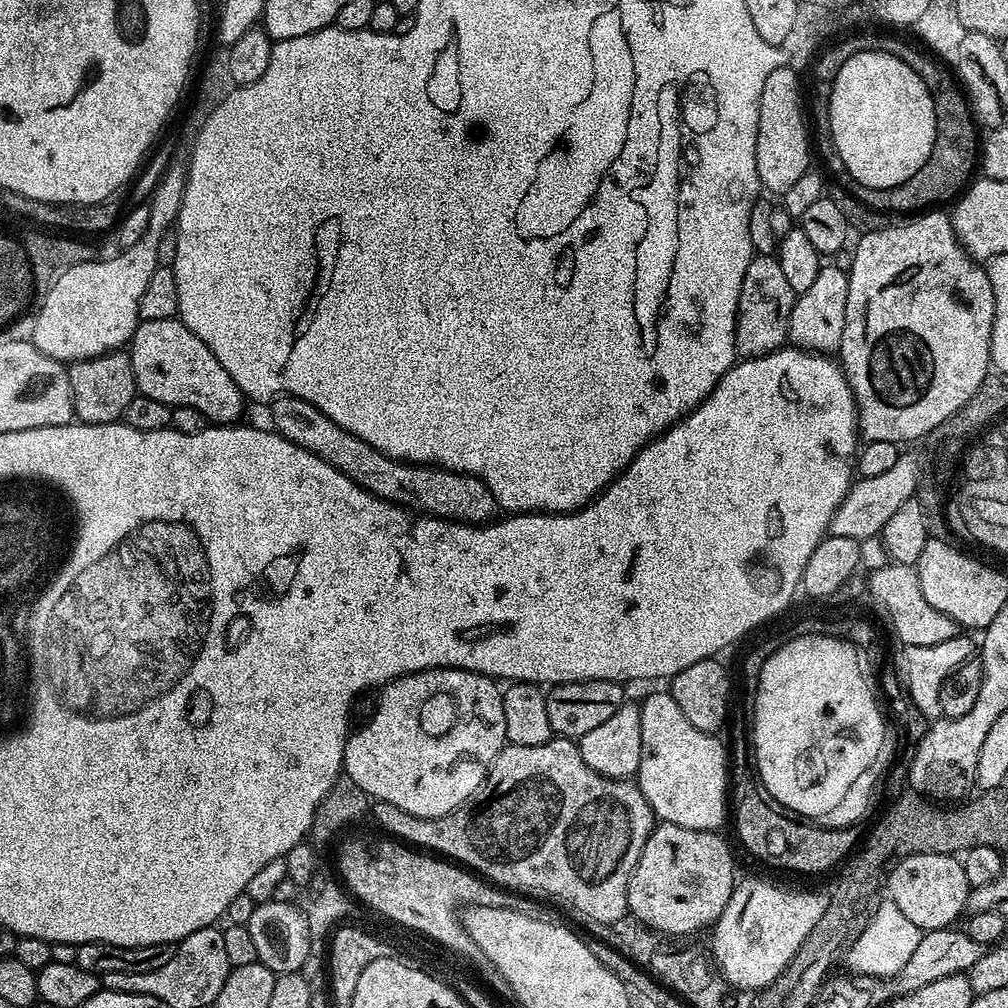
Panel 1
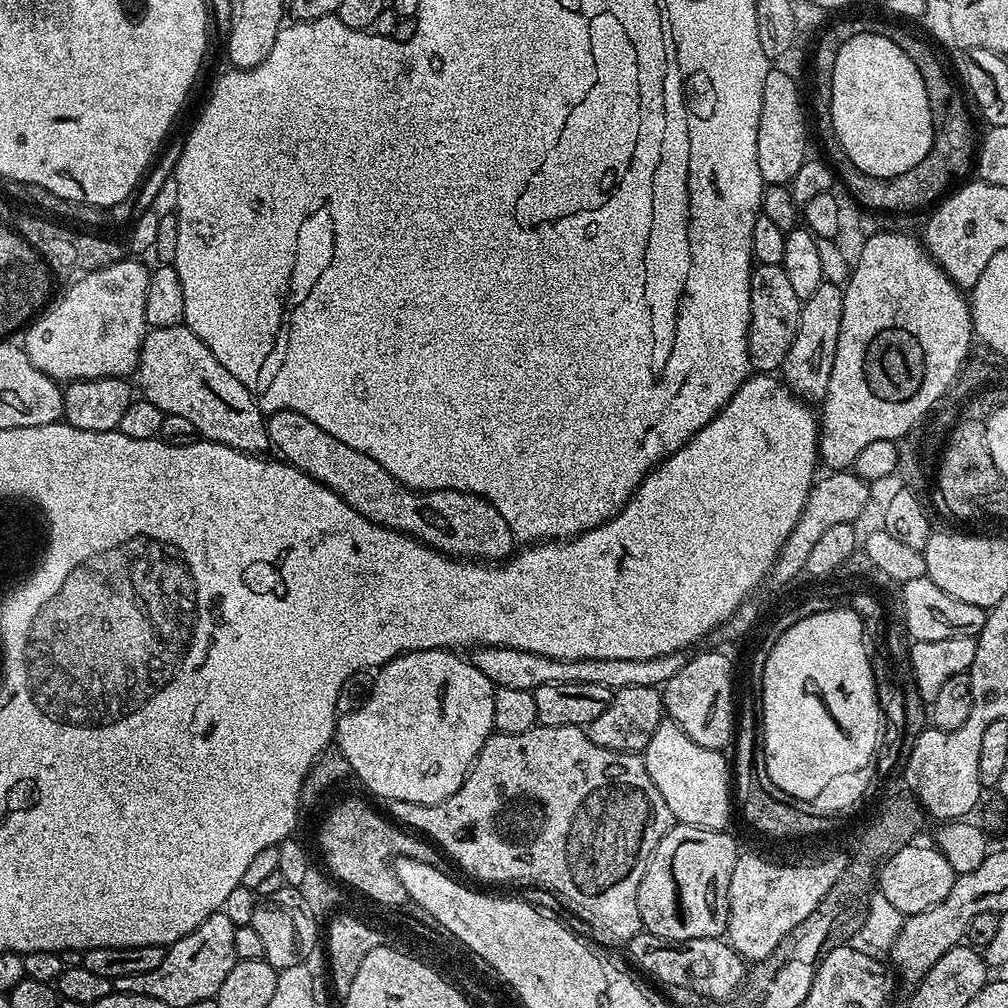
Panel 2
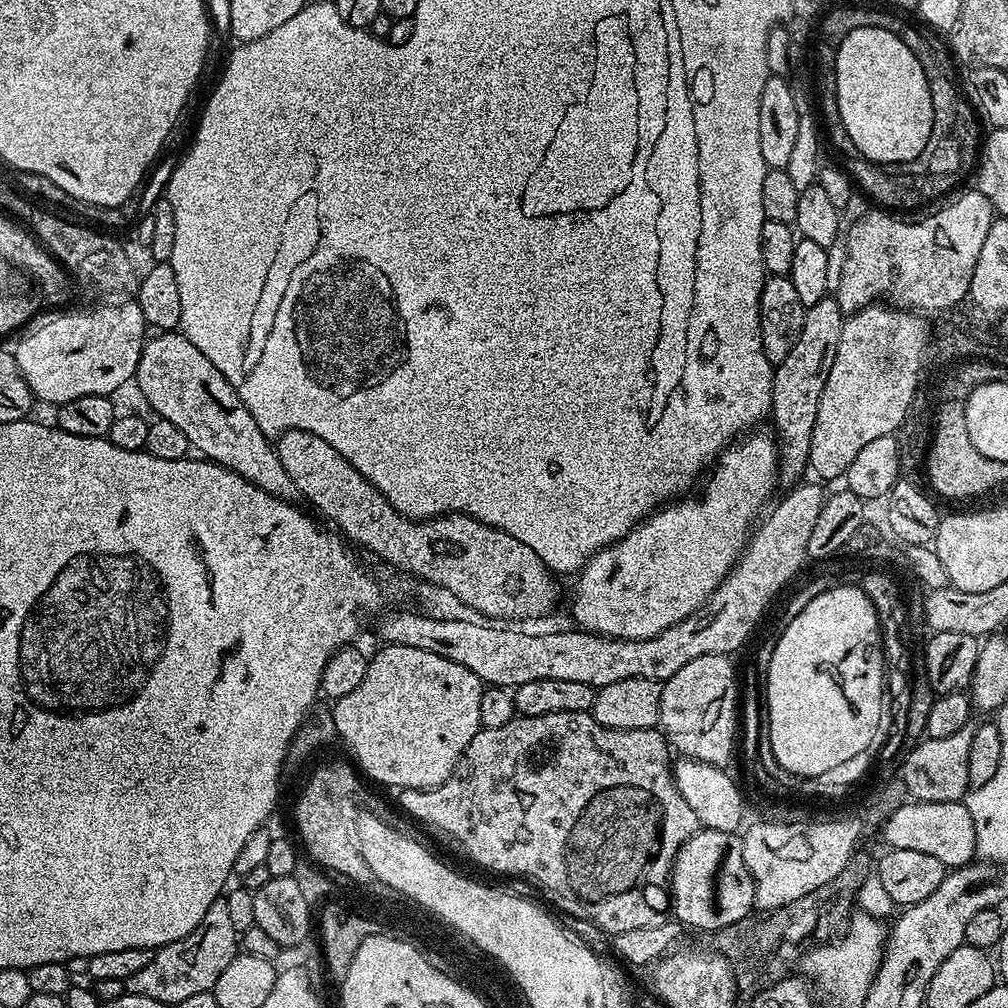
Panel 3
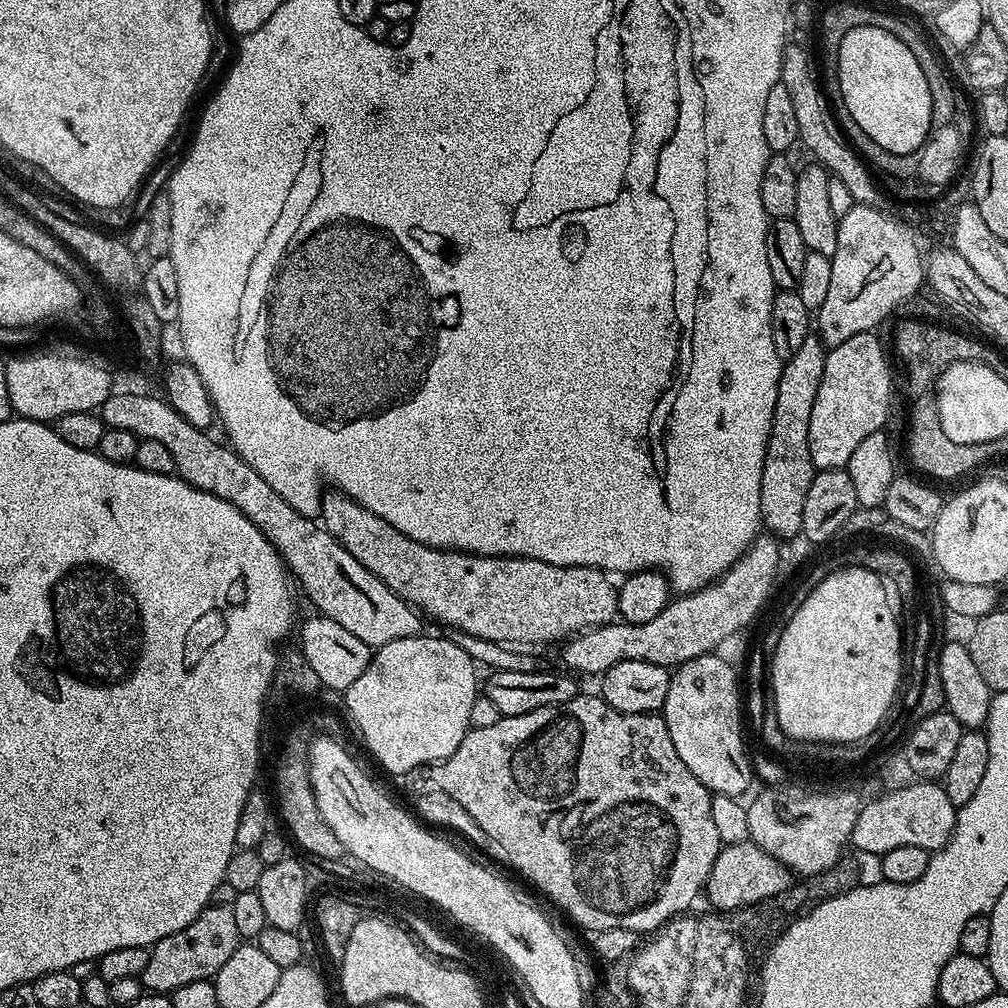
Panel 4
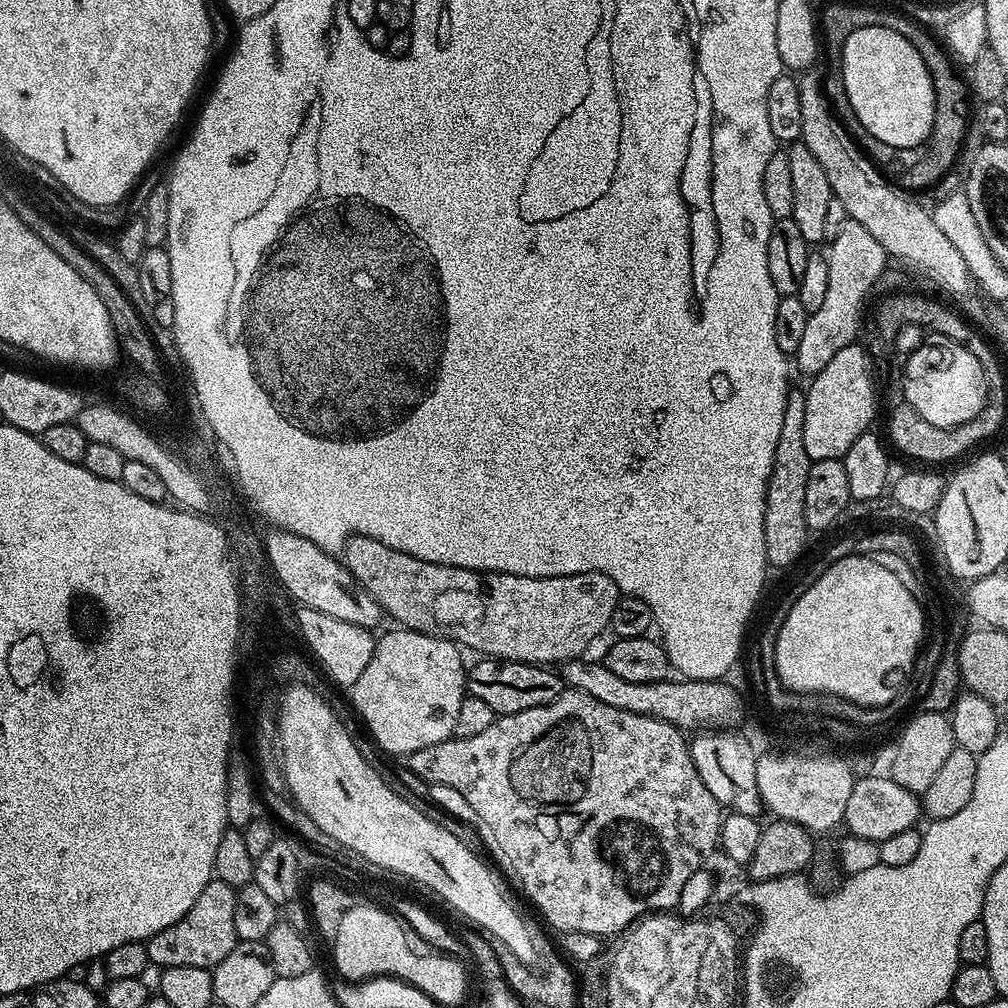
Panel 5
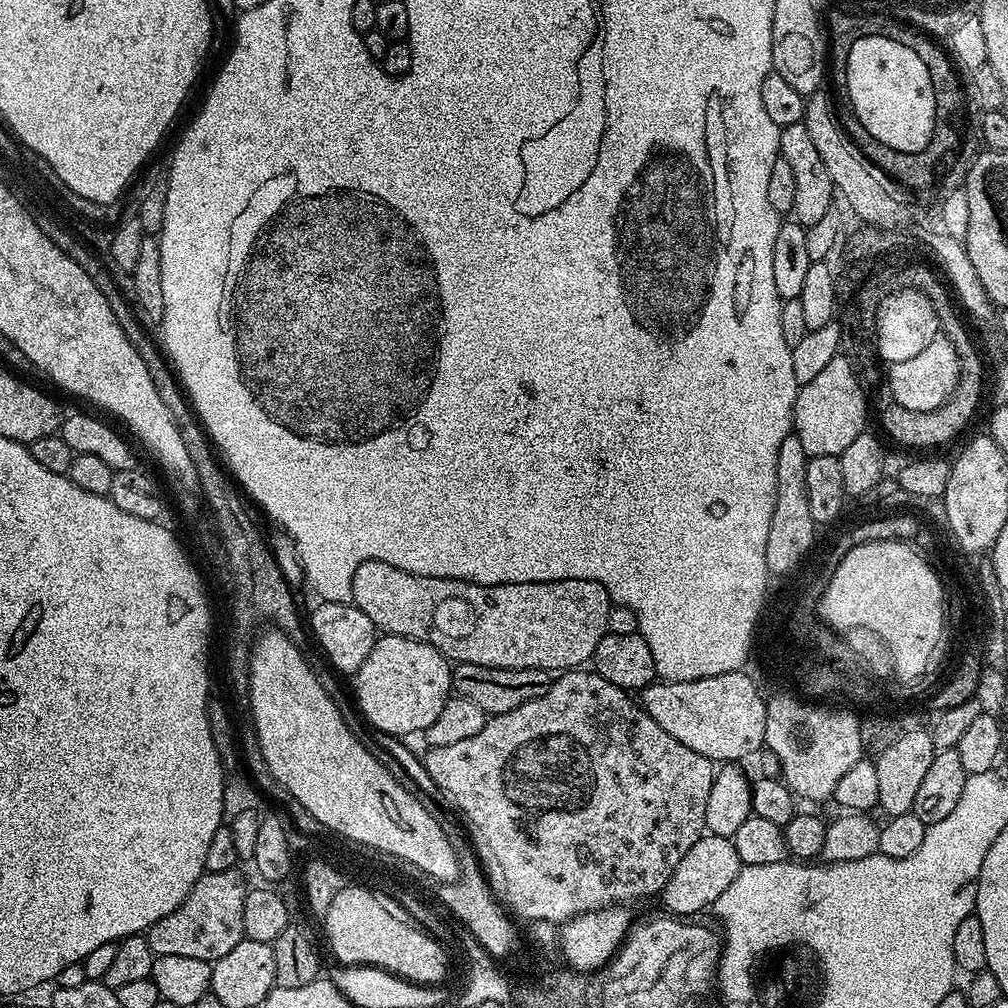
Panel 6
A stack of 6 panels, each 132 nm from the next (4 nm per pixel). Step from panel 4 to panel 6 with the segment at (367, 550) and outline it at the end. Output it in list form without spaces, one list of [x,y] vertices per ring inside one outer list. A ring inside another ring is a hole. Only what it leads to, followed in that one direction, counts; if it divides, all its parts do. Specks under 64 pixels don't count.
[[[367,560],[354,570],[352,579],[352,603],[362,610],[362,614],[370,617],[370,622],[384,634],[401,636],[411,640],[421,640],[424,644],[434,646],[449,661],[456,664],[473,664],[474,666],[490,666],[491,668],[541,668],[549,674],[559,674],[569,670],[579,669],[591,661],[598,642],[608,631],[608,610],[610,601],[606,590],[598,582],[589,580],[555,580],[554,582],[526,582],[525,584],[499,584],[498,586],[482,586],[471,584],[465,580],[451,580],[450,578],[426,578],[418,574],[410,574],[406,570],[398,570],[398,566],[390,566],[381,560]]]

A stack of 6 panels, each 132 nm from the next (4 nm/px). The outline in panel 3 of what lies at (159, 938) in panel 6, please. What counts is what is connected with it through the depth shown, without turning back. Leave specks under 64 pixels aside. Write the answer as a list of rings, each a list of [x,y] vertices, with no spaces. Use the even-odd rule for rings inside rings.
[[[223,898],[216,900],[206,910],[202,922],[186,934],[186,938],[178,938],[178,942],[163,944],[155,949],[150,966],[138,970],[126,982],[128,992],[138,994],[142,998],[154,998],[154,1002],[162,1002],[166,1006],[175,1006],[178,1002],[186,1002],[194,994],[202,994],[215,989],[218,977],[232,959],[238,954],[238,933],[234,930],[234,922],[230,918],[230,909]]]

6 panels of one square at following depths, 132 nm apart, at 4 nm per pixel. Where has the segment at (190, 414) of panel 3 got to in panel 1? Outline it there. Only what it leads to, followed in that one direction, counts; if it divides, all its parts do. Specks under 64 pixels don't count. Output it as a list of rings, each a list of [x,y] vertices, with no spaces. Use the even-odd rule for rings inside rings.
[[[178,318],[150,319],[136,325],[128,353],[135,372],[137,391],[148,398],[157,399],[168,407],[193,406],[211,423],[228,426],[239,418],[246,400],[237,388],[230,374],[227,374],[223,361],[215,358],[210,348]]]

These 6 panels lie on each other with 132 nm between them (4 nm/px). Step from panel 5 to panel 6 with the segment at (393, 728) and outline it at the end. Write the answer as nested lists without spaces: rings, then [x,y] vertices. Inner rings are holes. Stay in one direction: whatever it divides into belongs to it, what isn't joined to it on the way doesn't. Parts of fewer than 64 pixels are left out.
[[[381,635],[366,662],[354,674],[356,707],[368,724],[378,726],[391,736],[409,738],[415,732],[427,733],[428,727],[442,714],[442,706],[453,695],[452,669],[447,656],[421,640]]]

